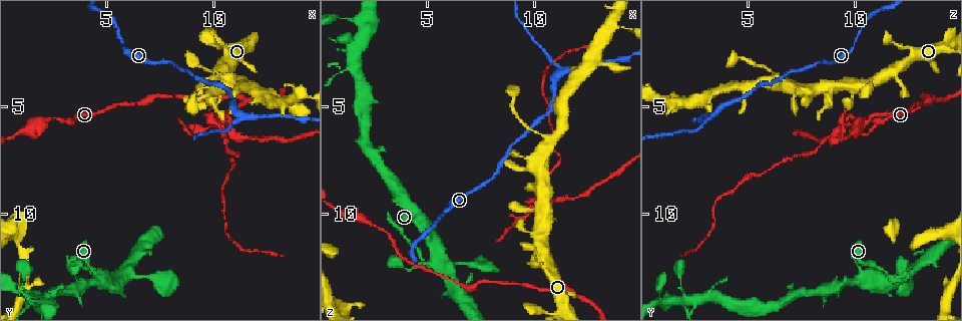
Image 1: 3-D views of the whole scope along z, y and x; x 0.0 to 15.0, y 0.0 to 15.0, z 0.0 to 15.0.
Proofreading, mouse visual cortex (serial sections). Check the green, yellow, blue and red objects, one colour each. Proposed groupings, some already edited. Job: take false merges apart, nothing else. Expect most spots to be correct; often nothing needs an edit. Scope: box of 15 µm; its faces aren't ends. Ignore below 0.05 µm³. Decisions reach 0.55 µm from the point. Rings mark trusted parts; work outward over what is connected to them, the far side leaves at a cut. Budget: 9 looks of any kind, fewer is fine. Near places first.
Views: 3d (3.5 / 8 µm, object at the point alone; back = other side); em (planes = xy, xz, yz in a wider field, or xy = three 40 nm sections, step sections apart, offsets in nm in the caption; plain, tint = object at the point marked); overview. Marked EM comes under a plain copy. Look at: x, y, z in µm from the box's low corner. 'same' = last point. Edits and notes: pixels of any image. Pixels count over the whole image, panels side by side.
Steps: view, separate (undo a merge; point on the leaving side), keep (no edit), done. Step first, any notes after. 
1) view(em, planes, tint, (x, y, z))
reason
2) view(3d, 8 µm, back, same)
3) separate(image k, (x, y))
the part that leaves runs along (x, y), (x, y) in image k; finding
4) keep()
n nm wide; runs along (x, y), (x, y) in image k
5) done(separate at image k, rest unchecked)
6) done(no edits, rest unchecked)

view(3d, 8 µm, (5.5, 13.0, 12.1))
thin arm on a thick one

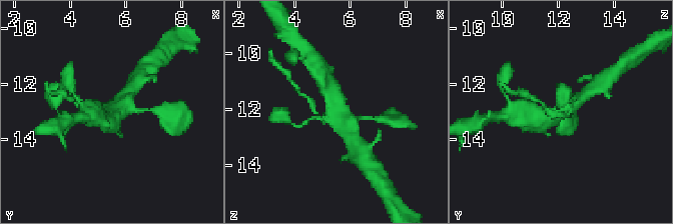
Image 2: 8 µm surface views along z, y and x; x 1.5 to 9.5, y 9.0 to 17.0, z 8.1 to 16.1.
view(3d, 3.5 µm, (5.5, 13.1, 12.2))
closer look

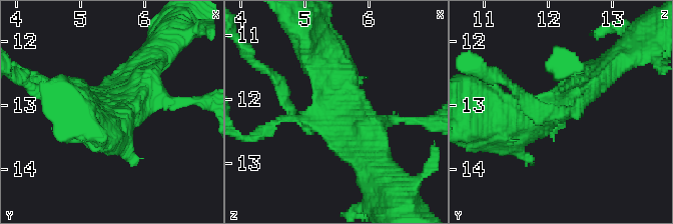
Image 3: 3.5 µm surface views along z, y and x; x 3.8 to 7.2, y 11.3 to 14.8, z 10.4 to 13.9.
view(em, planes, tint, (5.50, 13.05, 12.15))

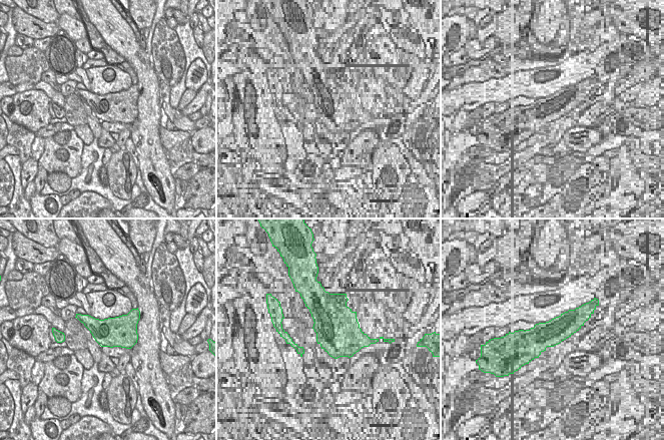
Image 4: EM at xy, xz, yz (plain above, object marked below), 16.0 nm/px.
keep()
one cell here

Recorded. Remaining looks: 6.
view(3d, 3.5 µm, (11.5, 4.6, 13.5))
branch point

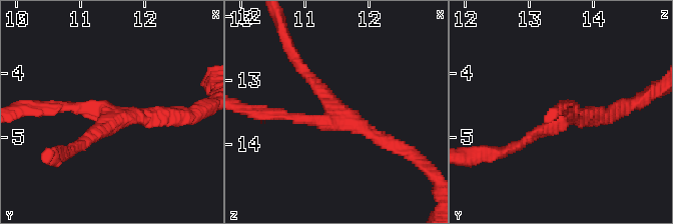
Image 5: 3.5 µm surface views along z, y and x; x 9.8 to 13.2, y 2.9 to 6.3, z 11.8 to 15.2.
view(em, xy, step 2, tint, (11.45, 4.65, 13.60))
3 arms; arms of 150, 150, 200 nm; shape alone is not enough

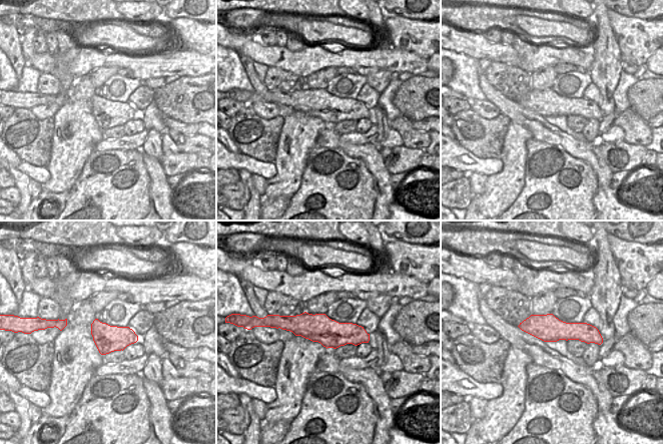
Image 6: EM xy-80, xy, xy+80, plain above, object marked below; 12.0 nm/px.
keep()
runs along (285, 327), (367, 338) in image 6; all the same cell

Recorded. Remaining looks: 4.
view(3d, 3.5 µm, (10.7, 6.0, 9.5))
four-way junction

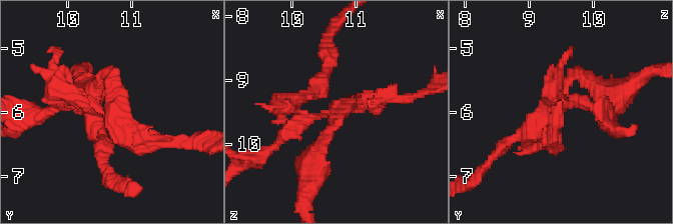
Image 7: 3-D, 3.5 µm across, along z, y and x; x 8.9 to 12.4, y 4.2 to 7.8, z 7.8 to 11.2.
view(em, xy, step 2, tint, (10.70, 5.90, 9.50))
4 arms; arms of 150, 200, 200, 250 nm; shape alone is not enough

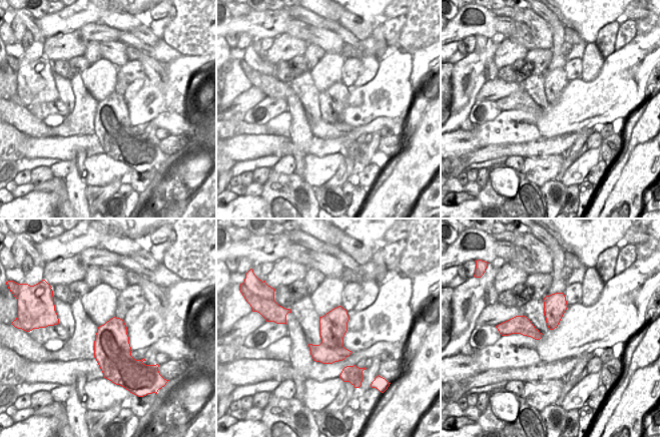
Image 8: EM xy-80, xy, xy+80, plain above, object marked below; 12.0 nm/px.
separate(image 7, (288, 128))
the part that leaves runs along (328, 132), (338, 109), (307, 117), (294, 104) in image 7; a second cell is stuck on

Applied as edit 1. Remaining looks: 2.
done(separate at image 7, rest unchecked)

